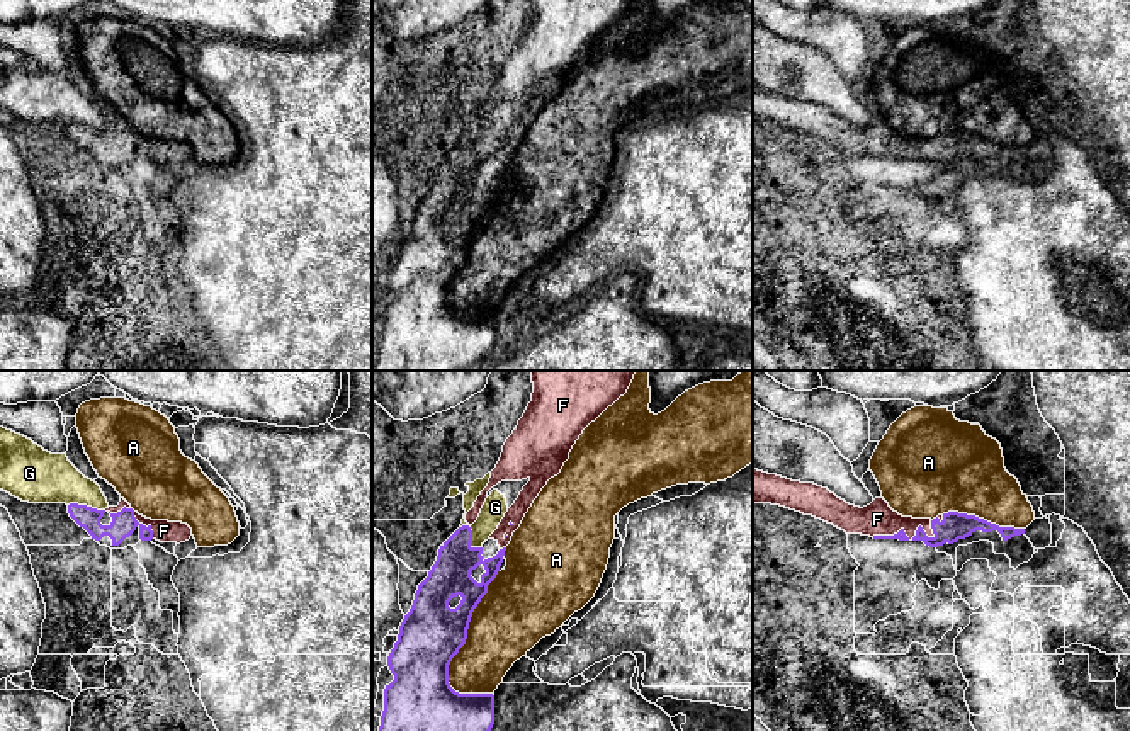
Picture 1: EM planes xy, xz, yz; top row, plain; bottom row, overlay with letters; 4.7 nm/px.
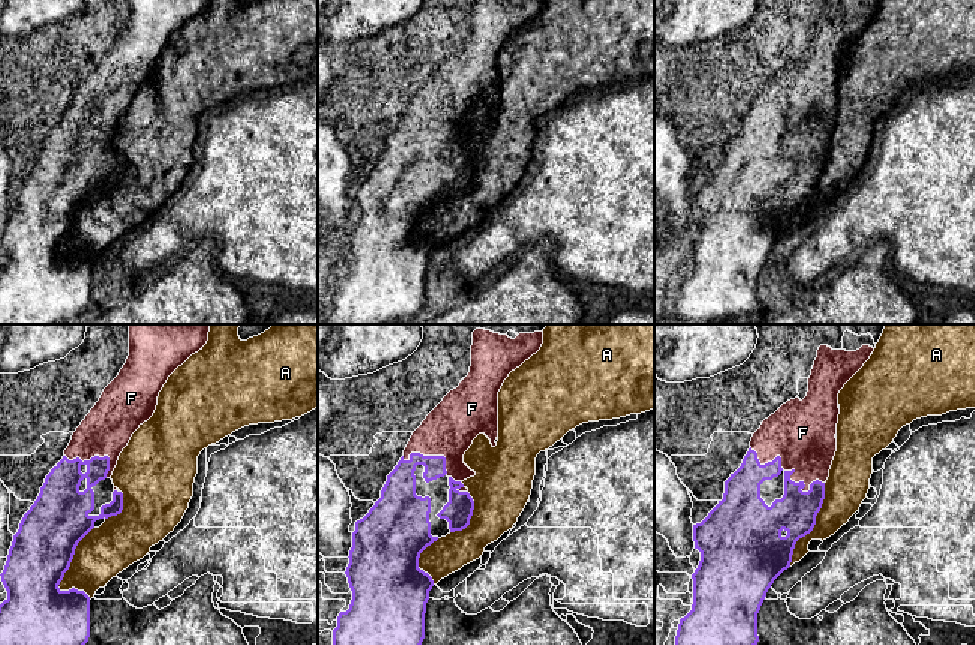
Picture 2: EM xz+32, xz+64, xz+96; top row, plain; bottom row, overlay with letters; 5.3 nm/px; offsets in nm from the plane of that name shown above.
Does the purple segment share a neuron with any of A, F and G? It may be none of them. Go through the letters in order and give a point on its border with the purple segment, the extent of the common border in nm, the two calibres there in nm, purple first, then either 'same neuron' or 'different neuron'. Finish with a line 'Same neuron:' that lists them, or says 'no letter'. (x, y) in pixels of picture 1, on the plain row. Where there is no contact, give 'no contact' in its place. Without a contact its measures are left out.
A: meets purple in xz at (466, 252); contact 600 nm long; 300 nm thick on the purple side, 340 nm on the other; different neuron
F: meets purple in yz at (904, 153); contact 300 nm long; 130 nm thick on the purple side, 160 nm on the other; same neuron
G: meets purple in xz at (471, 157); contact 150 nm long; 190 nm thick on the purple side, 120 nm on the other; different neuron
Same neuron: F

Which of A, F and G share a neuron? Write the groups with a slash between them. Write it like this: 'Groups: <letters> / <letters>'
Groups: A / F / G

